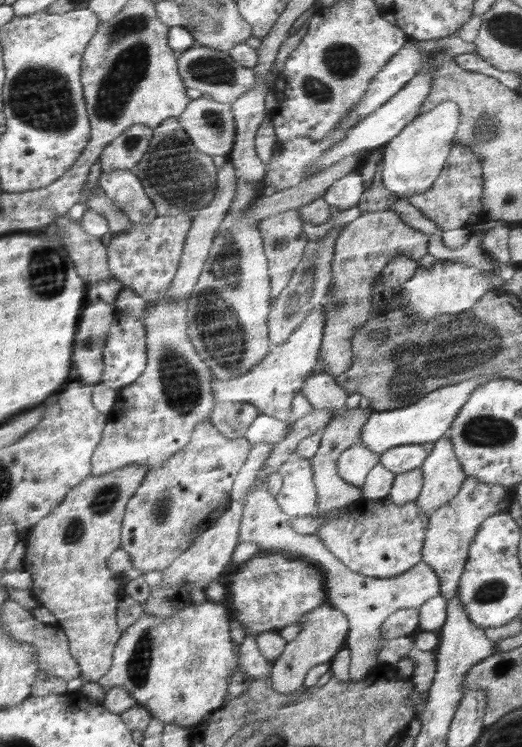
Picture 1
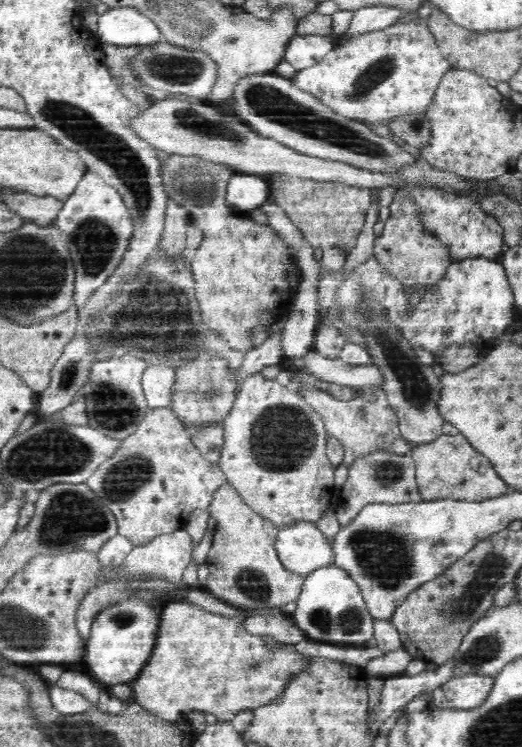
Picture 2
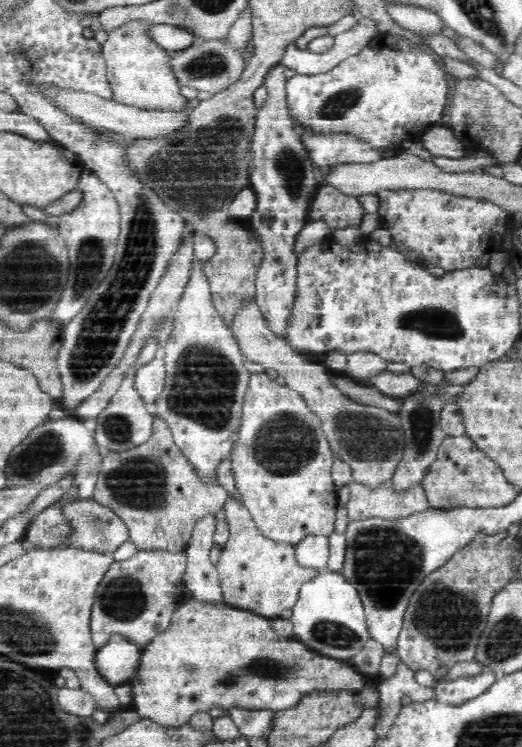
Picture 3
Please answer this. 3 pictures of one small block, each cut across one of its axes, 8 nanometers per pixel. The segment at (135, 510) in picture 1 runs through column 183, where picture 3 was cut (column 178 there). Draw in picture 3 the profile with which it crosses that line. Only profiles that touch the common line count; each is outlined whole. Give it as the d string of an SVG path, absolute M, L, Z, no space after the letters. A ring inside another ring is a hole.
M154 417L154 426L154 434L146 444L122 454L110 453L102 460L97 476L95 502L112 510L128 525L131 542L136 544L139 551L182 554L190 545L196 523L206 514L218 512L229 499L222 487L216 486L210 489L200 482L186 457L173 444L164 422Z

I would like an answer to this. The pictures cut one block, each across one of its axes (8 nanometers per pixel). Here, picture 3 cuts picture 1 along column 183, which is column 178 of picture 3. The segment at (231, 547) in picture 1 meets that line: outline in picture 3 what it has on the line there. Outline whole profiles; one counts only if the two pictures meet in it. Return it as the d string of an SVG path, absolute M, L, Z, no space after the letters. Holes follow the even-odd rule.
M139 551L128 560L114 561L98 585L93 607L92 640L96 648L108 646L112 638L121 638L141 652L156 636L164 634L171 625L173 615L185 604L183 576L187 567L185 553L170 554L160 551Z

